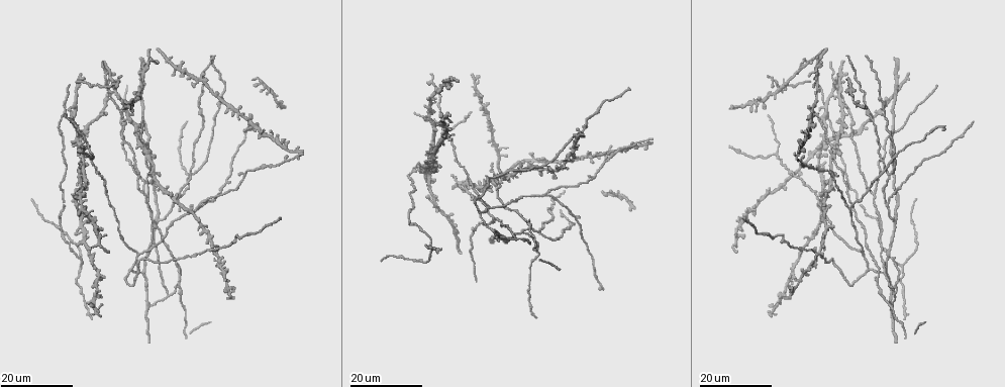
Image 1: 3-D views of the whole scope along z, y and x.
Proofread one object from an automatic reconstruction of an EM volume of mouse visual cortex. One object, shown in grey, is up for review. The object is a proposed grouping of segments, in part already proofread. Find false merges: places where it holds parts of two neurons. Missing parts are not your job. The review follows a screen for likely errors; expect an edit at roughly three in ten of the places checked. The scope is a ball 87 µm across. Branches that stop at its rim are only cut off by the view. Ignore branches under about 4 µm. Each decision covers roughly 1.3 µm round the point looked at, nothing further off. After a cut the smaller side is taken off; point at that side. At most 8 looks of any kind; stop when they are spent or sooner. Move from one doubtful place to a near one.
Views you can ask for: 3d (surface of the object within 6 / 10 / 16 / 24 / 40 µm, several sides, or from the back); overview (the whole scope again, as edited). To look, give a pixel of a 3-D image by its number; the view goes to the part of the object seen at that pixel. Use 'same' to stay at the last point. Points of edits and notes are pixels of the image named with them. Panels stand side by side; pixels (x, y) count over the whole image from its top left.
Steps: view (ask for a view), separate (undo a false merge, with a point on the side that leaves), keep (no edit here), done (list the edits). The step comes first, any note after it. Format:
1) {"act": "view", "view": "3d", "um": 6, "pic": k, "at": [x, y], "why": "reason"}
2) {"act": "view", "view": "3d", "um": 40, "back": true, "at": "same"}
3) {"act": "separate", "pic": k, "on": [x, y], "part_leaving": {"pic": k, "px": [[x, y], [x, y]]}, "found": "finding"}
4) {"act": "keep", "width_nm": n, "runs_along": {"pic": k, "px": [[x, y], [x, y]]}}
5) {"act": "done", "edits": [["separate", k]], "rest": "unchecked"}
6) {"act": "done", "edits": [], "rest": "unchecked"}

{"act": "view", "view": "3d", "um": 16, "pic": 1, "at": [414, 169], "why": "two arms at a narrow angle"}

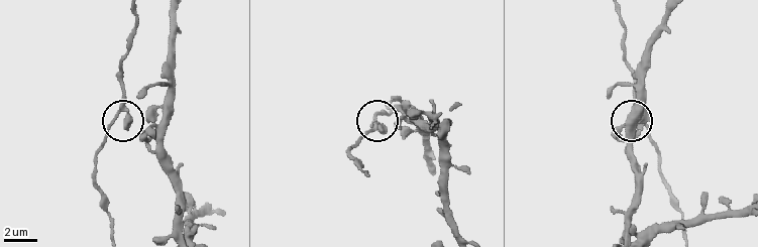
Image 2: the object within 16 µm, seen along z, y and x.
{"act": "view", "view": "3d", "um": 10, "pic": 2, "at": [370, 129]}

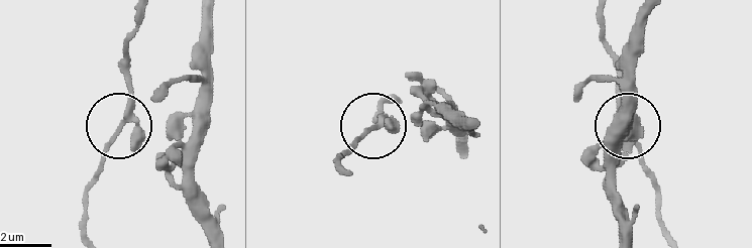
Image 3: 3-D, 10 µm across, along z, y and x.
{"act": "keep", "side_arm_um": 33, "runs_along": {"pic": 3, "px": [[214, 233], [207, 207], [120, 127], [129, 96], [129, 52]]}, "found": "all the same neuron"}

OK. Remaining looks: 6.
{"act": "view", "view": "3d", "um": 16, "pic": 1, "at": [882, 99], "why": "calibre changes"}

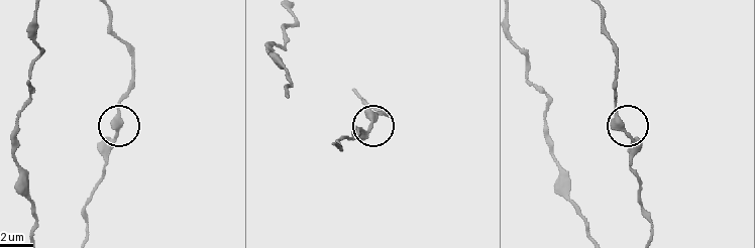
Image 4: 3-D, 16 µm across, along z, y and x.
{"act": "view", "view": "3d", "um": 6, "pic": 4, "at": [118, 126], "why": "closer look"}

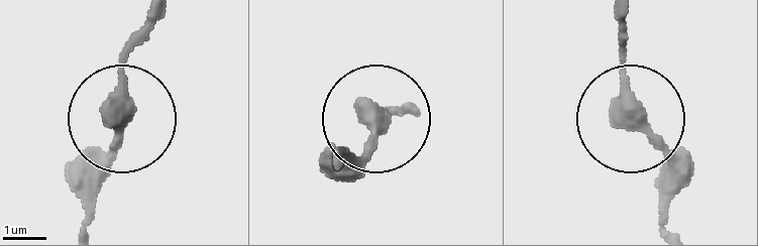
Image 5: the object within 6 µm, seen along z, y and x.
{"act": "keep", "width_nm": 380, "found": "all the same neuron"}

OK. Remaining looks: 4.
{"act": "view", "view": "3d", "um": 24, "pic": 1, "at": [874, 193], "why": "three-way junction"}

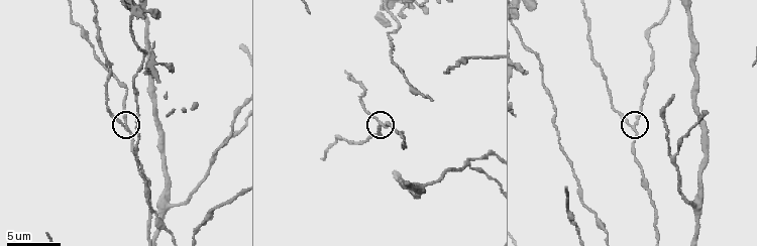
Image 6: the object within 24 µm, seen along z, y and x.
{"act": "view", "view": "3d", "um": 6, "pic": 6, "at": [378, 122]}

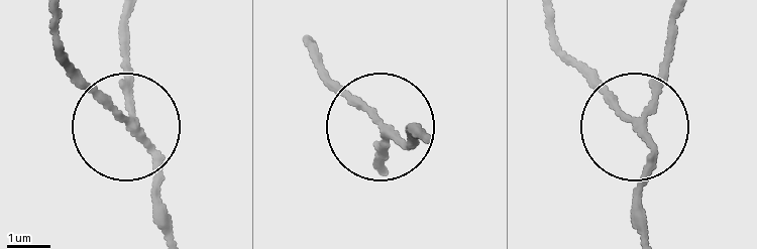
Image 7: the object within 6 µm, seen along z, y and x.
{"act": "keep", "runs_along": {"pic": 7, "px": [[173, 235], [129, 116], [129, 18]]}, "found": "all the same neuron"}

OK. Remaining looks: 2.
{"act": "view", "view": "3d", "um": 24, "pic": 1, "at": [544, 195], "why": "a fork"}

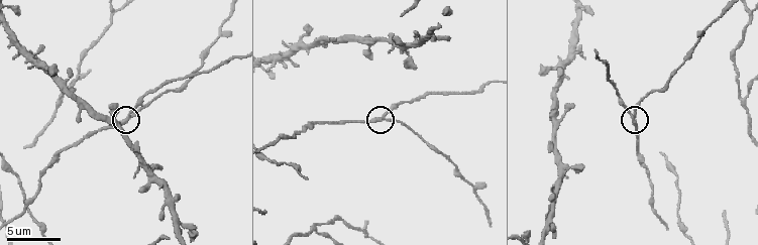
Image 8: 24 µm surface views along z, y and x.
{"act": "view", "view": "3d", "um": 10, "pic": 8, "at": [632, 115]}

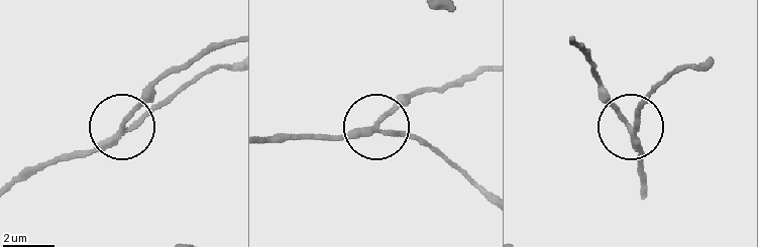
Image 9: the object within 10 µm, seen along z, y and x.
{"act": "keep", "arms": 3, "runs_along": {"pic": 9, "px": [[643, 195], [643, 151], [635, 125], [650, 86]]}, "found": "one neuron here"}

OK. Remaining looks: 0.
{"act": "done", "edits": [], "rest": "unchecked"}

